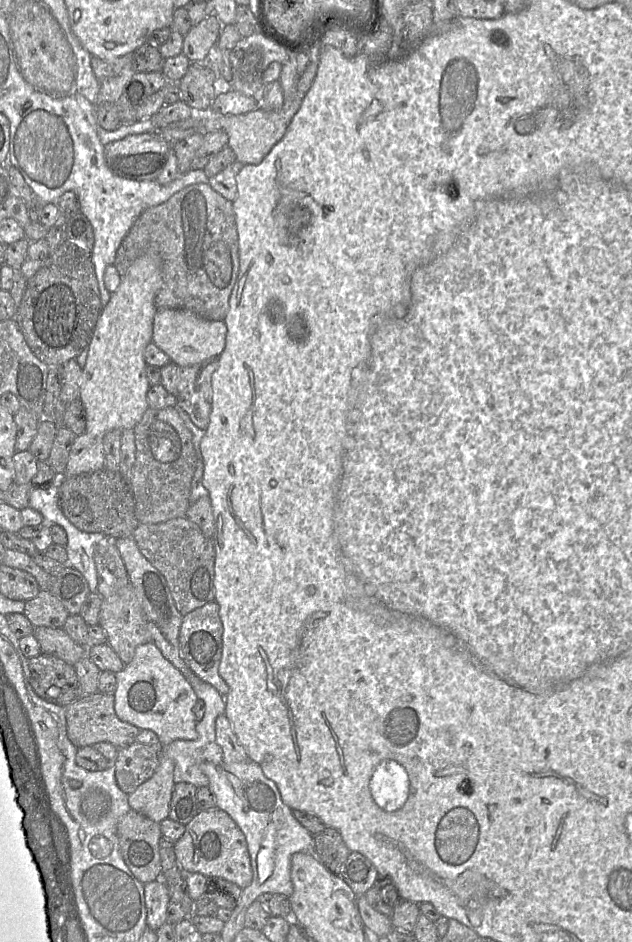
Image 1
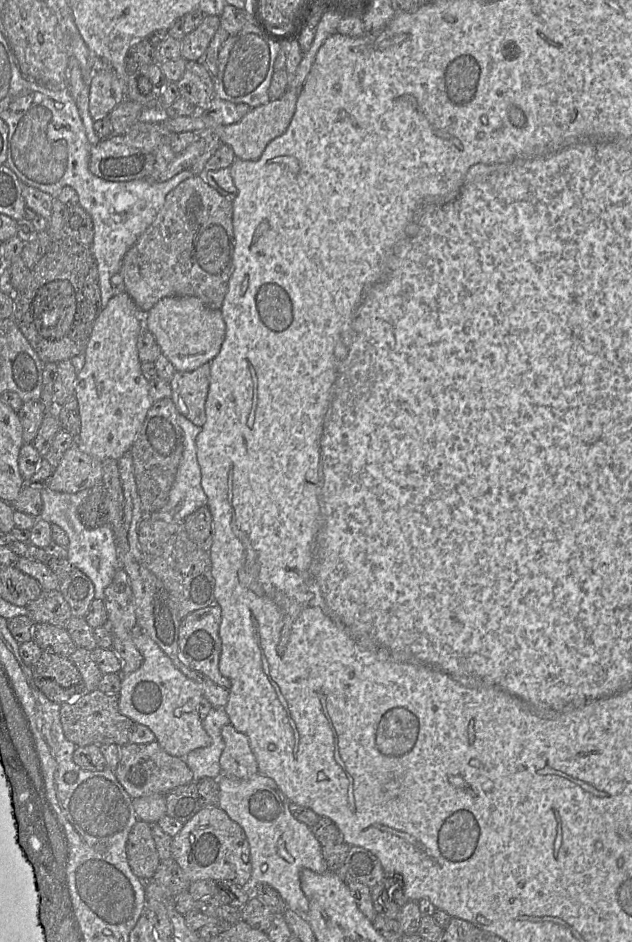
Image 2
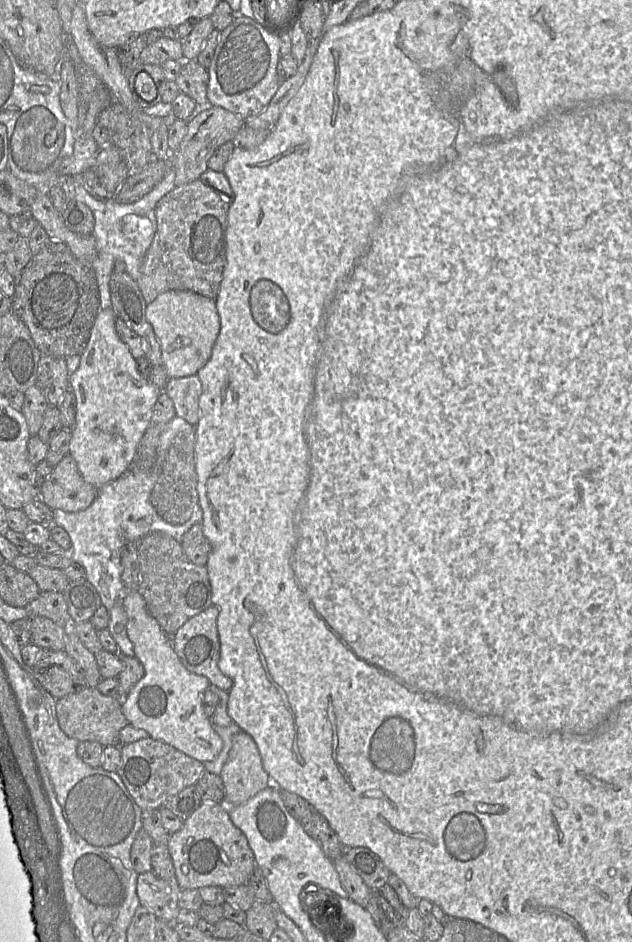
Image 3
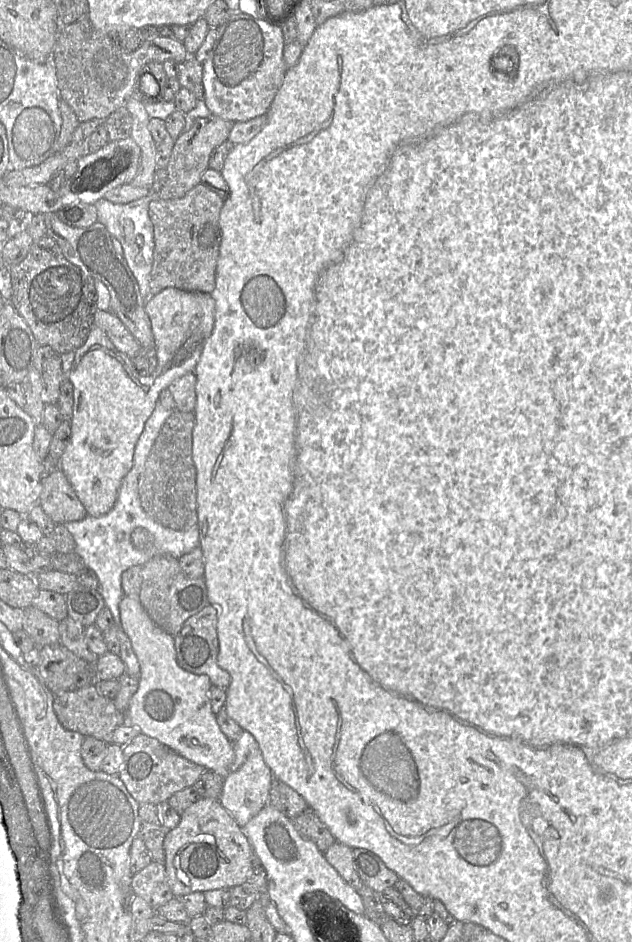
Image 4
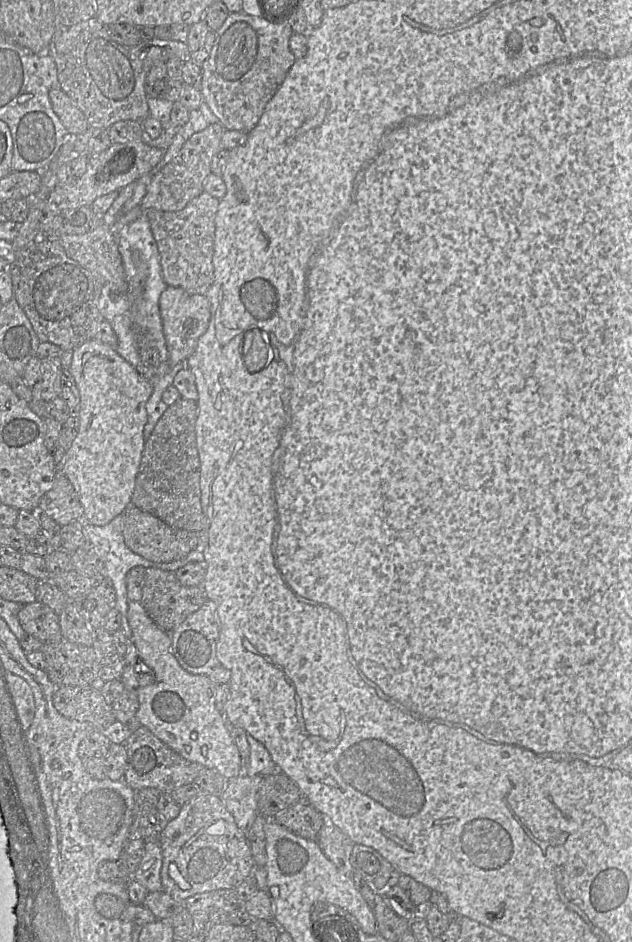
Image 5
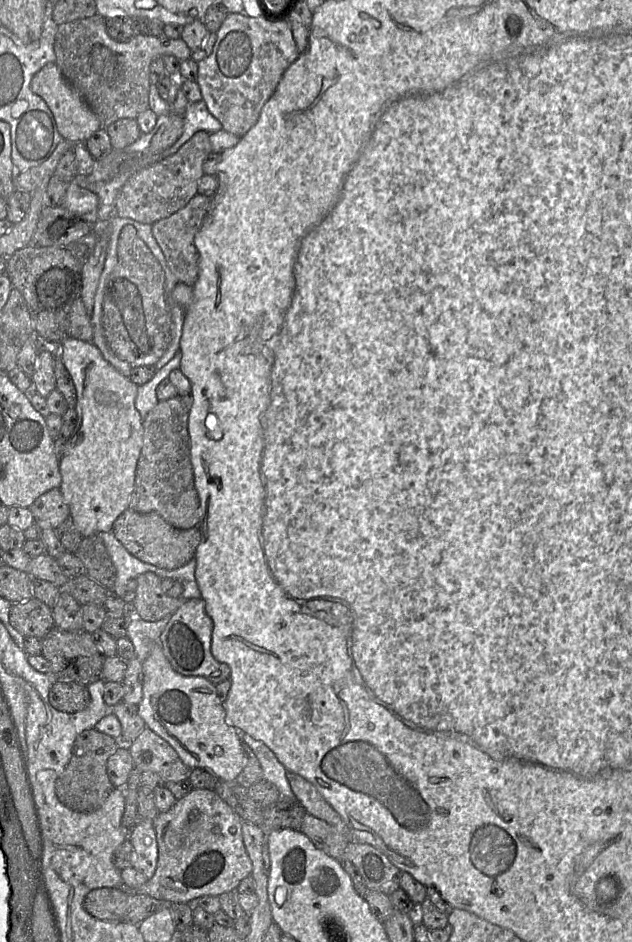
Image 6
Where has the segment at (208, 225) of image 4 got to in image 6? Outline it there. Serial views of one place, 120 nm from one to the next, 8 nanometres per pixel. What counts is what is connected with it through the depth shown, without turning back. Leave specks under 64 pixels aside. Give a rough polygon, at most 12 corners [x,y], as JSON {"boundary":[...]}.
{"boundary":[[196,194],[152,224],[178,283],[193,286],[199,253],[194,237],[210,204]]}

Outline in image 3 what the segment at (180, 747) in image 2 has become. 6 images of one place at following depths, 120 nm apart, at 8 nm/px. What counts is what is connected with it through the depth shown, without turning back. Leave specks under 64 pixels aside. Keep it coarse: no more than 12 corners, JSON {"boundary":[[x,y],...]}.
{"boundary":[[137,590],[122,603],[144,666],[129,725],[200,762],[223,748],[209,679],[185,668]]}

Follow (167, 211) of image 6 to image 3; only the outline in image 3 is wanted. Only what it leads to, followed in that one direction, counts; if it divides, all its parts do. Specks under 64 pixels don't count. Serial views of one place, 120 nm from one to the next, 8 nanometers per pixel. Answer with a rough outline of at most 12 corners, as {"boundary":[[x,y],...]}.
{"boundary":[[221,107],[201,108],[171,152],[176,187],[198,180],[208,160],[244,126]]}

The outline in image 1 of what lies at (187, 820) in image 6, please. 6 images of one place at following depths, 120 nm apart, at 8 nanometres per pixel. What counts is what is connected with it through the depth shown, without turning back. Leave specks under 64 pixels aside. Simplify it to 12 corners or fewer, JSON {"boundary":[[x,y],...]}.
{"boundary":[[217,807],[185,825],[174,851],[185,874],[241,889],[253,872],[246,837]]}

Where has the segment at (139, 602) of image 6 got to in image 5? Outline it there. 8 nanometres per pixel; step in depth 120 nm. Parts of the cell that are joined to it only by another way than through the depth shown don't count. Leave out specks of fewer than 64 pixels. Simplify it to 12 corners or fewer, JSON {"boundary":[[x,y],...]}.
{"boundary":[[146,568],[140,603],[166,632],[206,601],[203,584]]}

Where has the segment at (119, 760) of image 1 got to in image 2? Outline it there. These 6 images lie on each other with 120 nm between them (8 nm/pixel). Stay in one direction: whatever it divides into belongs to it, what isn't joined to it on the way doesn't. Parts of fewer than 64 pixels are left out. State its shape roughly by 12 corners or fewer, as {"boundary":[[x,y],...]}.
{"boundary":[[156,740],[121,746],[115,775],[133,799],[194,781]]}

